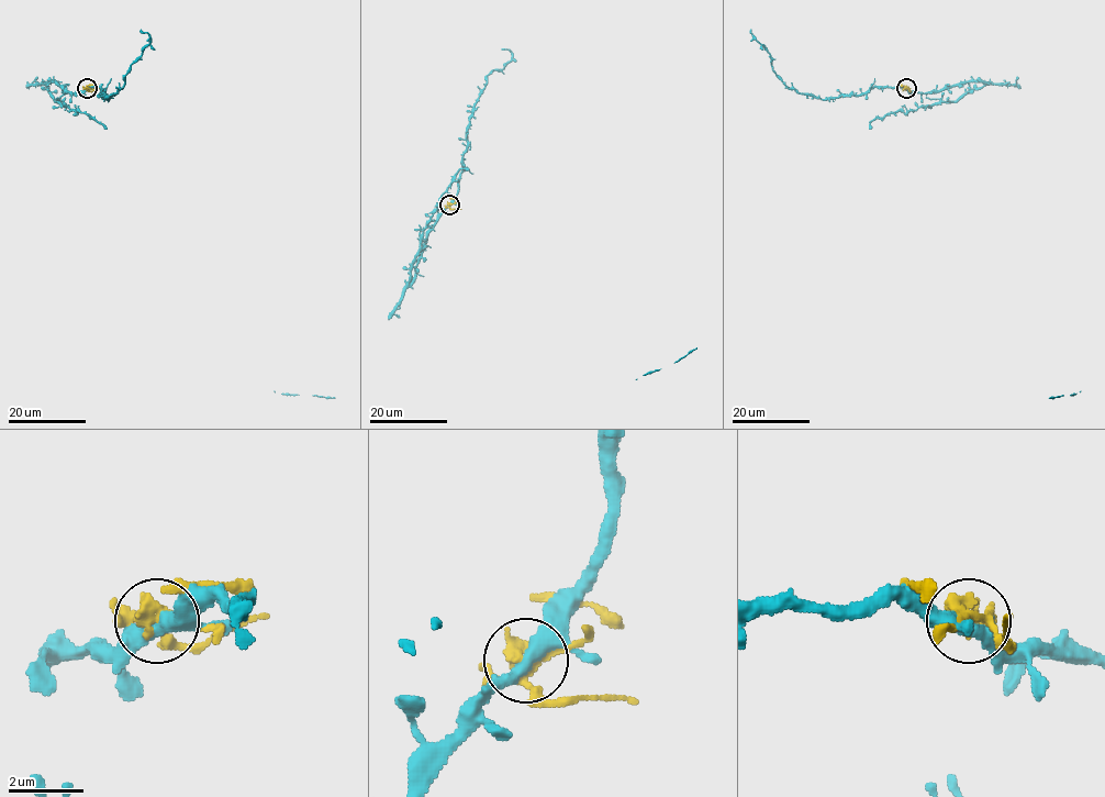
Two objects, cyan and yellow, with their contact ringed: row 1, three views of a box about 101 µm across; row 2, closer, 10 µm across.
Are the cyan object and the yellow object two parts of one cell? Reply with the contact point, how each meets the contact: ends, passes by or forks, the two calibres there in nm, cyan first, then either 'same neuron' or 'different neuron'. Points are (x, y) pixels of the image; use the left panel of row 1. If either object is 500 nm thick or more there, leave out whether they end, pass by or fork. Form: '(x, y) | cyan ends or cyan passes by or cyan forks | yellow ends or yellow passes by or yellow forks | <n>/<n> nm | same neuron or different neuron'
(87, 88) | cyan passes by | yellow forks | 400/280 nm | same neuron

